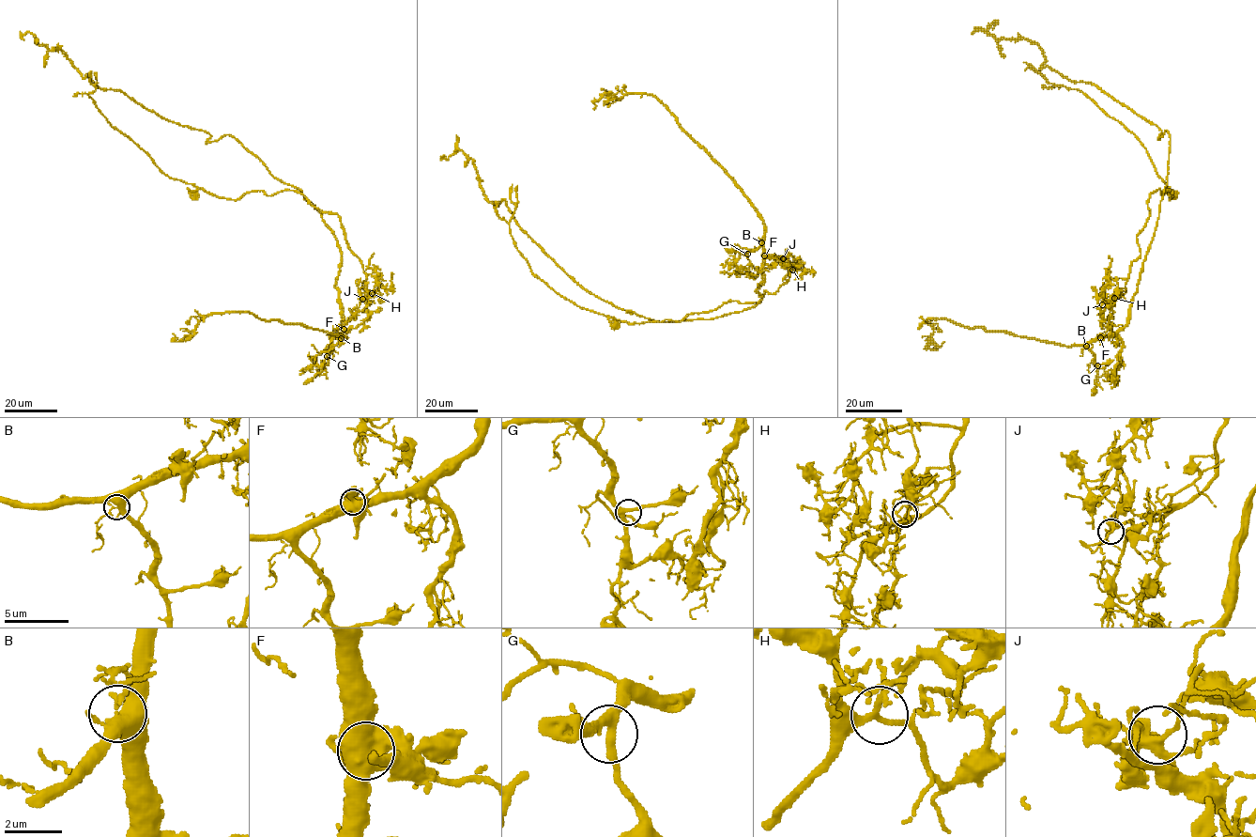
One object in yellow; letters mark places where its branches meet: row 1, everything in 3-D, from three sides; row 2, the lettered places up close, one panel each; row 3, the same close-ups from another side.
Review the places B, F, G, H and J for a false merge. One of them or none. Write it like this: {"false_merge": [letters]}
{"false_merge": ["F"]}

